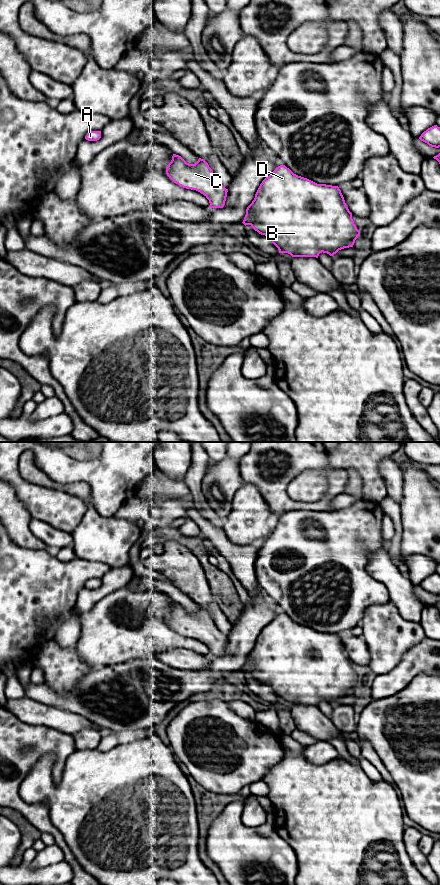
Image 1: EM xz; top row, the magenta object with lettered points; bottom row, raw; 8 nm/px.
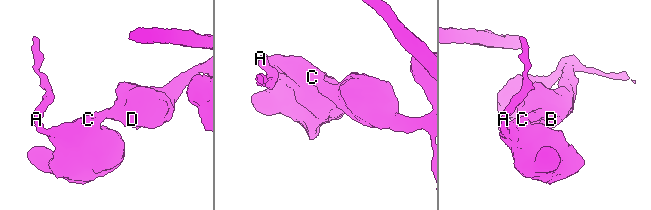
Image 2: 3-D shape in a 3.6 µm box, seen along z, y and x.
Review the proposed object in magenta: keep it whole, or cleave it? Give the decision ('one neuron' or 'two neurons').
one neuron

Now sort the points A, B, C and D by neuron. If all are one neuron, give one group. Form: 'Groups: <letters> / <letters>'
Groups: A B C D

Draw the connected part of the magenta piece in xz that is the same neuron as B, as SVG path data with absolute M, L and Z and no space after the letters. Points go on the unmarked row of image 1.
M283 612L276 615L262 629L254 648L246 657L242 671L245 674L250 673L259 682L268 684L278 696L279 701L288 701L292 705L318 706L322 700L333 704L341 697L353 695L355 688L360 683L338 634L317 632L294 622Z

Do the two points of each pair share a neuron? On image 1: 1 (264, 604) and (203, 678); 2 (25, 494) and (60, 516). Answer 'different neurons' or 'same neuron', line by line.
1: same neuron
2: same neuron

